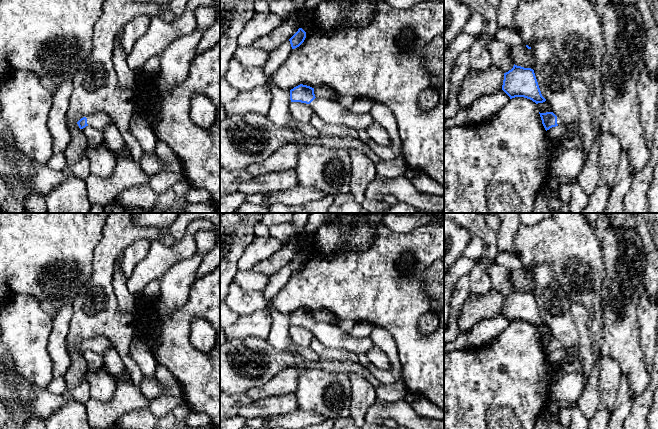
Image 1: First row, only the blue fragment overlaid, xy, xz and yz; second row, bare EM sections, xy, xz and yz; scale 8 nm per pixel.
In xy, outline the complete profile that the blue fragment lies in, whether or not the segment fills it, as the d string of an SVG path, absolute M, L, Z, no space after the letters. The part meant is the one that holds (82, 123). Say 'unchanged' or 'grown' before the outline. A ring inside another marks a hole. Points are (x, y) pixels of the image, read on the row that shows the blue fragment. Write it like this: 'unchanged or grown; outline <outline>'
grown; outline M97 112L90 116L83 117L77 122L80 129L85 128L86 126L91 126L96 129L103 131L106 126L110 124L115 124L114 120L110 115L104 112Z

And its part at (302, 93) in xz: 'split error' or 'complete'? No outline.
split error

